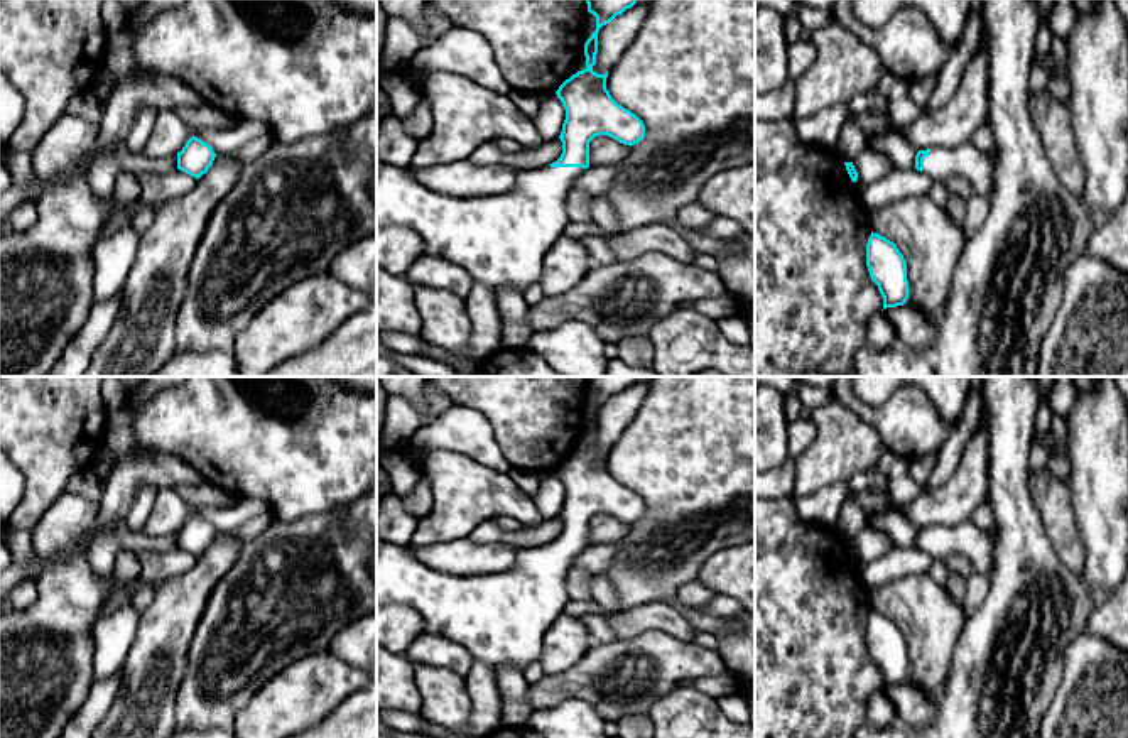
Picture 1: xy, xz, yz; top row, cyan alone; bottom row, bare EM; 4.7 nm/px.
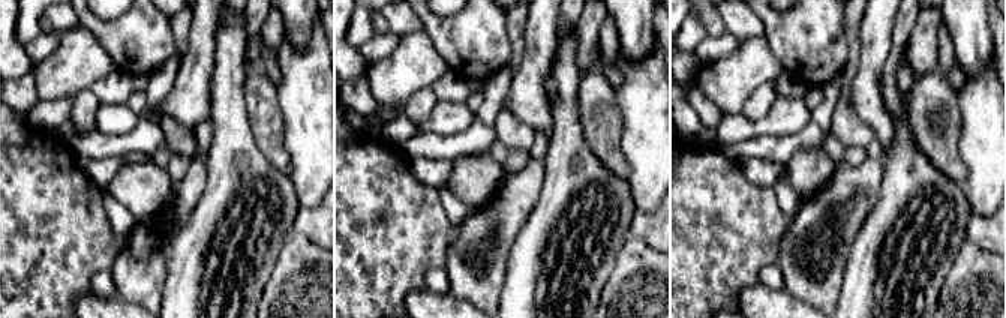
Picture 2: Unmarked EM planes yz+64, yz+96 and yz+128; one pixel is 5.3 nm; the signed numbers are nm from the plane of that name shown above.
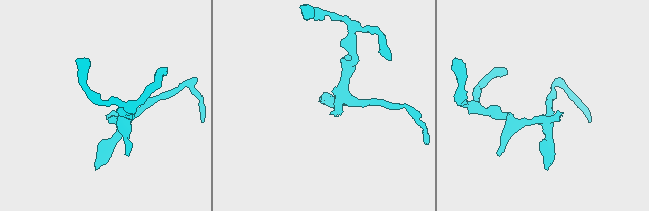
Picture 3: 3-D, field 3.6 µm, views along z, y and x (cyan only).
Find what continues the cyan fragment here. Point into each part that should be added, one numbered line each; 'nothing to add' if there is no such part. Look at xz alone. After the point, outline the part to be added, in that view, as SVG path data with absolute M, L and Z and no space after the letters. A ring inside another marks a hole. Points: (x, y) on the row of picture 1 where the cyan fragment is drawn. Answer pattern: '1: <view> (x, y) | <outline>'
1: xz (500, 240) | M383 164L377 171L377 225L414 230L426 253L458 263L493 292L503 285L525 292L540 280L544 255L571 221L566 196L583 172L583 167L520 169L515 186L505 194L451 198L417 182L409 169Z

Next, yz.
1: yz (978, 168) | M973 142L954 149L932 147L930 155L924 159L922 172L934 181L963 176L971 182L974 194L990 199L995 184L996 159L996 150L983 152Z

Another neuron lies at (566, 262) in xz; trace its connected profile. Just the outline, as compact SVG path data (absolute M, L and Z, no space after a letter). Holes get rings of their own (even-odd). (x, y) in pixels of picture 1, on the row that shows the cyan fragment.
M562 235L544 255L540 272L544 296L569 292L583 280L593 265L581 240Z

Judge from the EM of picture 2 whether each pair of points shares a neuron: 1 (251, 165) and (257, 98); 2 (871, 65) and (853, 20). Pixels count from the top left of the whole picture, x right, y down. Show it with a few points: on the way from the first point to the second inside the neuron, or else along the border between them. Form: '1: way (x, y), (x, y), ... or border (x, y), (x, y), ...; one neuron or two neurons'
1: border (245, 104), (252, 137), (260, 152), (275, 167); two neurons
2: border (864, 15), (859, 30), (858, 69); two neurons

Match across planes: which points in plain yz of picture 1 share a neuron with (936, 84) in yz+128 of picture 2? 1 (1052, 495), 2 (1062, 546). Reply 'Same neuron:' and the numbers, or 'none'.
Same neuron: 1, 2

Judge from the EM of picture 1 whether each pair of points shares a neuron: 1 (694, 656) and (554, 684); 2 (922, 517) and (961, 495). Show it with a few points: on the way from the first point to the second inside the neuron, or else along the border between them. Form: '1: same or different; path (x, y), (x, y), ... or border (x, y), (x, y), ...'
1: same; path (659, 662), (625, 678), (590, 684)
2: same; path (932, 507), (951, 504)

